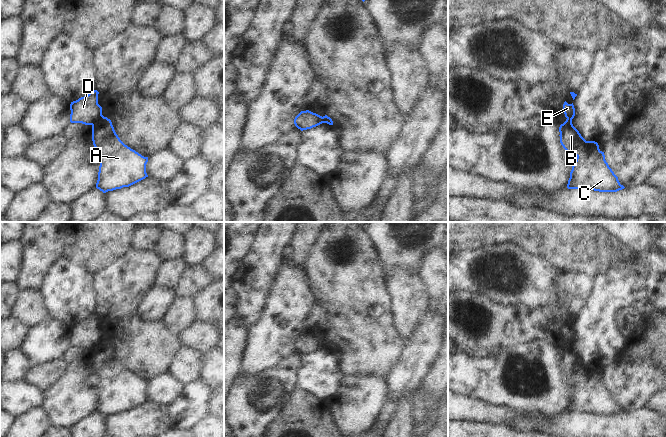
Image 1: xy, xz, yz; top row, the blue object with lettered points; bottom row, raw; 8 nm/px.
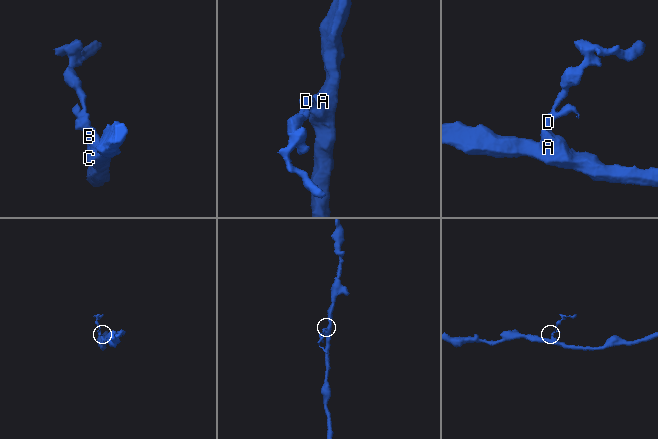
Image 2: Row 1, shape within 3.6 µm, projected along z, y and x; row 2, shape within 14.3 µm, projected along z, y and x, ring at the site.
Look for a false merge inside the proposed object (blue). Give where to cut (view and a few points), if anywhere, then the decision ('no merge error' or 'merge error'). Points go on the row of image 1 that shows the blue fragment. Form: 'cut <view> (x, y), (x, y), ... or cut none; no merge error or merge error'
cut xy (101, 114), (92, 125); merge error

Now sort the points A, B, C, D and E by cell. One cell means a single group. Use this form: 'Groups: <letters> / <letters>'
Groups: A B C / D E

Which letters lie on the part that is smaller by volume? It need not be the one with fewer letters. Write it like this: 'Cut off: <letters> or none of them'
Cut off: D, E

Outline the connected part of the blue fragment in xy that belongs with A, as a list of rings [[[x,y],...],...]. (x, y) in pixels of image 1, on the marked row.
[[[101,115],[92,125],[92,141],[100,156],[96,188],[103,193],[129,187],[148,177],[148,157],[125,145],[107,117]]]

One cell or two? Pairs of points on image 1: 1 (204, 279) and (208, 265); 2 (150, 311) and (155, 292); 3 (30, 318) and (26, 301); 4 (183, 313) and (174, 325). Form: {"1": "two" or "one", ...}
{"1": "two", "2": "one", "3": "one", "4": "one"}

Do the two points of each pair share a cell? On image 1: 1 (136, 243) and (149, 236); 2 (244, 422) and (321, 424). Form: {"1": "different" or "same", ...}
{"1": "same", "2": "different"}

